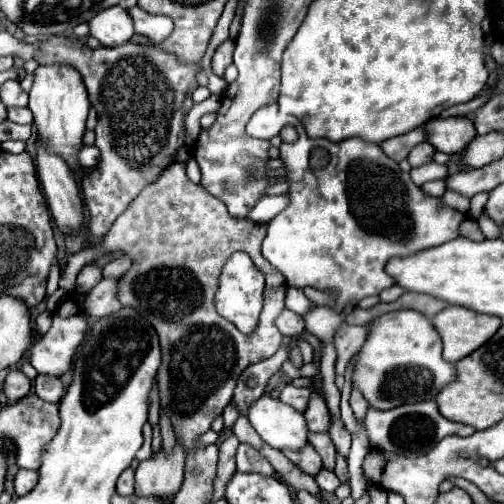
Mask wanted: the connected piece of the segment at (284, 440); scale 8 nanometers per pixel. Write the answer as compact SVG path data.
M263 394L251 404L247 418L261 440L275 450L299 452L307 444L309 430L303 414L275 396Z

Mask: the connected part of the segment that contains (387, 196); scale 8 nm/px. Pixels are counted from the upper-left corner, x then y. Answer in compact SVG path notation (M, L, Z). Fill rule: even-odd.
M275 104L257 110L261 124L257 122L253 128L249 120L249 136L271 138L285 124L293 124L299 134L293 144L281 144L291 204L267 222L267 236L263 240L263 256L285 276L289 286L335 290L339 294L337 306L345 308L351 300L359 302L395 284L385 274L389 258L409 256L459 236L457 228L465 214L443 206L441 198L425 198L409 174L397 162L389 160L377 144L363 138L347 138L343 142L309 138L305 126L295 116L283 120L279 112L267 108L275 108ZM275 122L279 130L273 126ZM315 148L323 148L329 154L329 162L323 168L309 164L311 150ZM397 168L399 184L391 184L397 182Z

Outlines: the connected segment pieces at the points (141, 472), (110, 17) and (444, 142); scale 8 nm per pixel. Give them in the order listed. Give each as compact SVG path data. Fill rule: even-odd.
M177 446L169 456L163 452L153 454L135 470L135 496L171 500L181 488L183 464L185 452L181 452L181 448Z
M121 6L107 8L89 20L89 34L95 36L103 46L121 46L135 34L133 18Z
M431 118L423 128L425 140L445 154L461 152L475 138L475 128L469 118Z

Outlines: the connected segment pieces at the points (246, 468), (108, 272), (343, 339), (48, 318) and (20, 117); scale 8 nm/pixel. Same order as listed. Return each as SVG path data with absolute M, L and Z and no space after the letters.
M239 444L237 448L237 472L255 472L261 476L273 476L271 464L249 444Z
M123 254L123 256L115 258L115 260L111 260L111 262L103 268L103 276L105 276L105 278L119 278L119 276L123 276L129 268L131 268L131 258L129 258L127 254Z
M343 322L333 338L335 352L337 352L337 364L335 364L335 374L345 374L351 358L357 354L357 348L365 342L367 336L367 326L349 326Z
M45 311L35 318L35 332L42 336L52 325L52 315L49 311Z
M11 108L9 120L17 122L17 124L33 124L33 116L31 116L29 108Z

